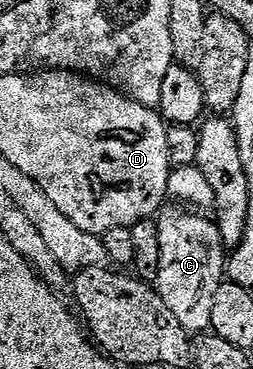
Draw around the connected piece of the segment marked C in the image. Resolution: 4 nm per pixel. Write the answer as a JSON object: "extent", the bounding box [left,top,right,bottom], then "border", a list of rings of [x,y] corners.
{"extent":[156,216,227,334],"border":[[[162,216],[157,220],[160,258],[156,292],[189,334],[204,333],[211,328],[217,290],[227,274],[227,249],[220,228],[210,217]]]}

